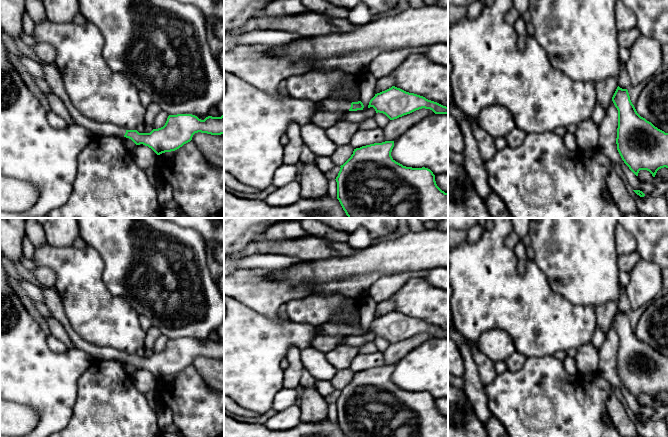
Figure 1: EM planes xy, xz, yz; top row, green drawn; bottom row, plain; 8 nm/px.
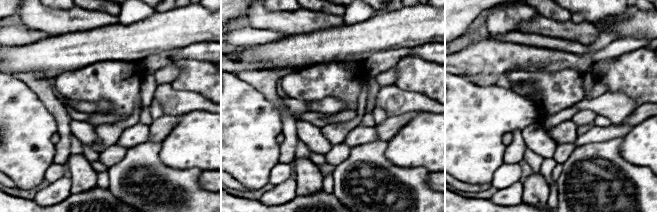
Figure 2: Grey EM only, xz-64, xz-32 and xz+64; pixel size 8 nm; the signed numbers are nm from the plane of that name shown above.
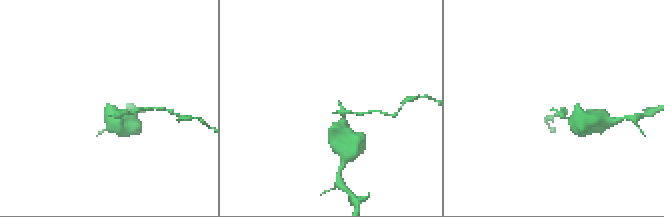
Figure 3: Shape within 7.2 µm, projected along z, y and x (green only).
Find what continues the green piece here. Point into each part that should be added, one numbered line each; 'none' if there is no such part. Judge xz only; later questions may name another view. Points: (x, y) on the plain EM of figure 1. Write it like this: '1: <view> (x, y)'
1: xz (327, 329)

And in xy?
1: xy (52, 301)

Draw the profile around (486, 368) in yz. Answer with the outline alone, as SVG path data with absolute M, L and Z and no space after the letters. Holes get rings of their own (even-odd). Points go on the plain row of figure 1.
M477 347L471 348L473 359L477 365L478 376L484 385L490 384L497 375L495 362L486 357Z

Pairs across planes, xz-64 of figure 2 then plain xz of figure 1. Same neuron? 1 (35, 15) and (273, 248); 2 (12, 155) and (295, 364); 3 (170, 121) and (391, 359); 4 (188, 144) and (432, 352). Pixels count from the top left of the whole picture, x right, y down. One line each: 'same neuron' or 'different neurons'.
1: same neuron
2: different neurons
3: same neuron
4: same neuron

